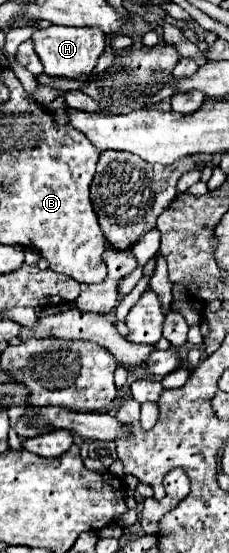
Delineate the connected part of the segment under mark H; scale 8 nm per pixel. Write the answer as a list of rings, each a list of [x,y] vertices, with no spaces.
[[[48,26],[36,30],[32,34],[32,42],[36,46],[36,54],[40,56],[44,64],[46,76],[58,76],[58,78],[74,78],[86,82],[90,74],[96,68],[96,62],[100,54],[106,48],[106,38],[100,36],[94,28],[68,28],[68,26]]]

